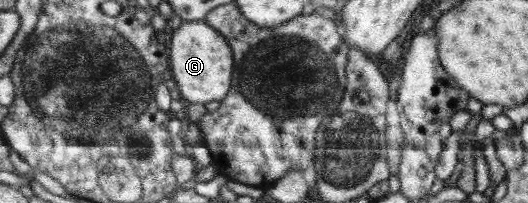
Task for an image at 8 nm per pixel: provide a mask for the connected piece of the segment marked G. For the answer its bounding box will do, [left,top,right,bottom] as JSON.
[171,20,234,104]

